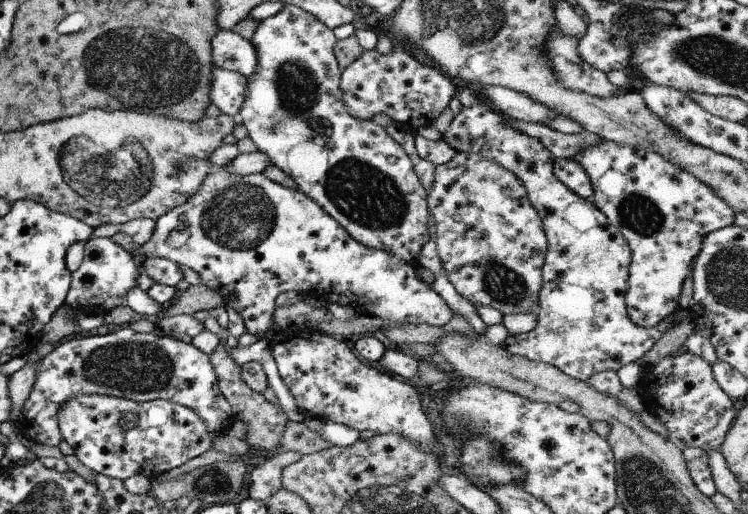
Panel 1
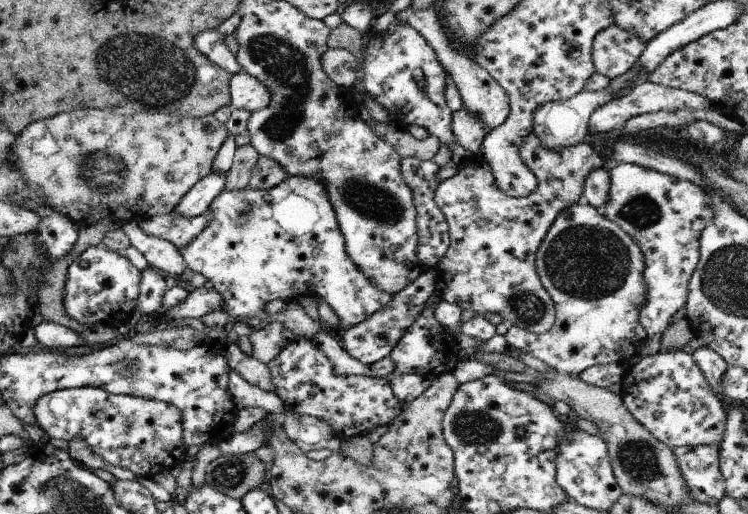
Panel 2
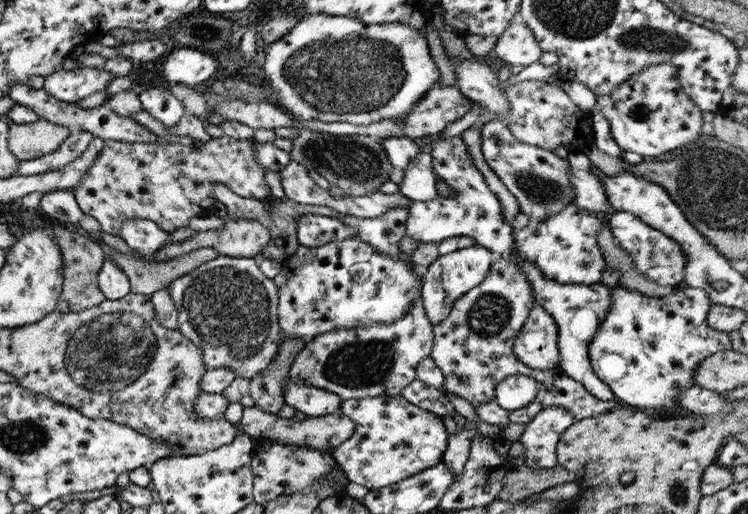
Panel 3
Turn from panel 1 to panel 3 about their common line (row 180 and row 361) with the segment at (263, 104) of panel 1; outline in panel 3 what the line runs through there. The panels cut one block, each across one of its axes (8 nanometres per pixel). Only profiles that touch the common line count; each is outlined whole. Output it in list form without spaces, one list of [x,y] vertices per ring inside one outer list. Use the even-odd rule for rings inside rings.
[[[420,292],[414,298],[410,309],[389,324],[375,323],[368,327],[355,327],[355,330],[329,330],[319,334],[297,353],[289,366],[286,380],[303,381],[306,385],[316,386],[341,400],[400,395],[402,388],[415,379],[415,367],[423,358],[428,357],[433,345],[432,326],[425,314]]]

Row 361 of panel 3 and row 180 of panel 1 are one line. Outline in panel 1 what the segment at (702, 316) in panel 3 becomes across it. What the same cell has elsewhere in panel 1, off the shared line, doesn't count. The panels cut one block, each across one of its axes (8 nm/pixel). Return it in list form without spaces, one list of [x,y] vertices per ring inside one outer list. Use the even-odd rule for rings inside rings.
[[[599,139],[596,143],[579,149],[569,159],[582,169],[590,181],[590,202],[605,216],[607,223],[622,235],[629,246],[630,262],[624,295],[628,318],[633,325],[639,327],[657,325],[677,310],[682,281],[691,271],[691,262],[699,253],[703,238],[709,232],[732,225],[732,209],[694,175],[664,160],[658,153],[643,148],[632,148]]]

